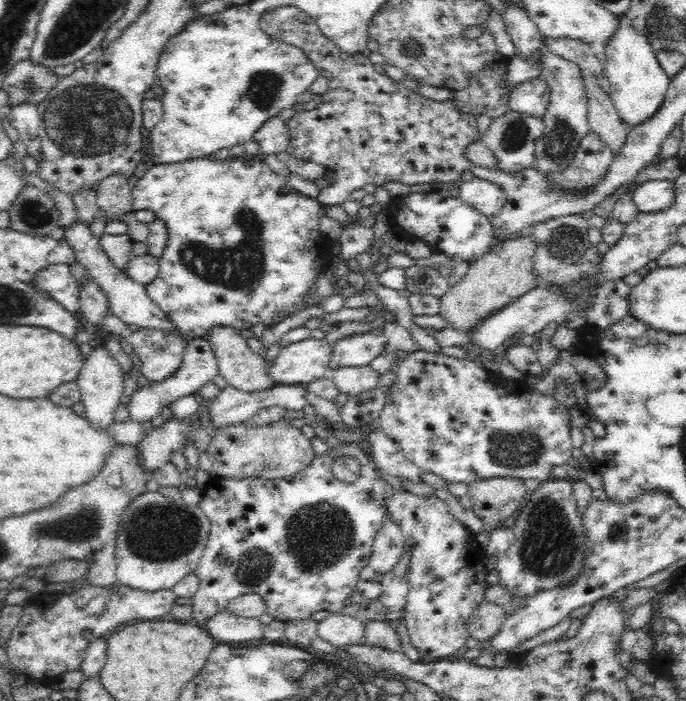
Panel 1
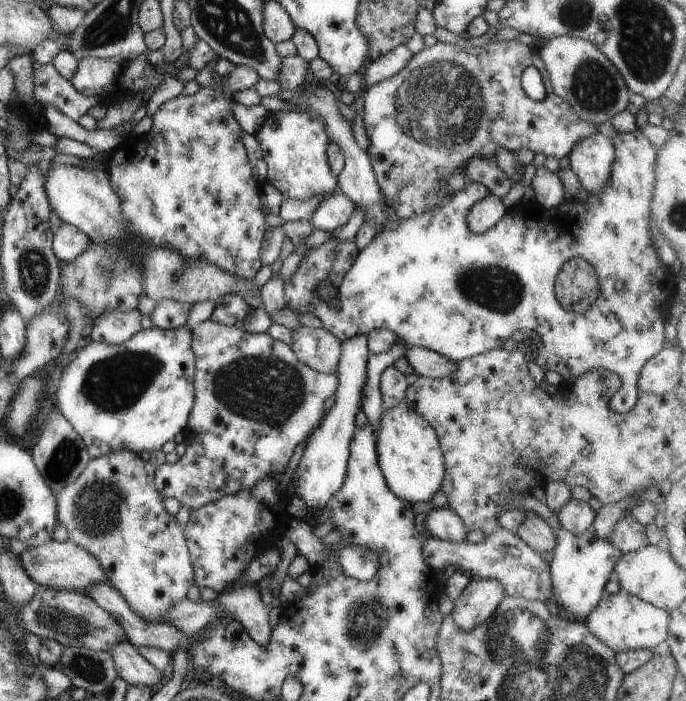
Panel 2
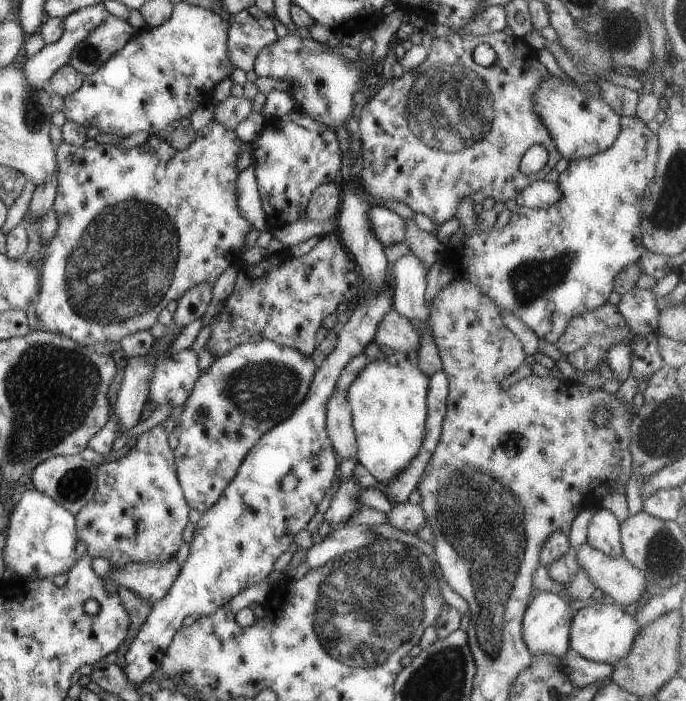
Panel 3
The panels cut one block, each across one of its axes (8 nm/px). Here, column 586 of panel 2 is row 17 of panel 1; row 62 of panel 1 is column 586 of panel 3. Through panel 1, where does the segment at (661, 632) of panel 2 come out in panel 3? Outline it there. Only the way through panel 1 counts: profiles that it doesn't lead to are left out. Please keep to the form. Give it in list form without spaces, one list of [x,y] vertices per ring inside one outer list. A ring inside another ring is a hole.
[[[599,600],[589,602],[580,609],[573,610],[574,615],[570,620],[568,636],[568,648],[575,654],[596,663],[613,665],[630,649],[635,633],[634,615],[627,610],[626,606],[601,604]]]

